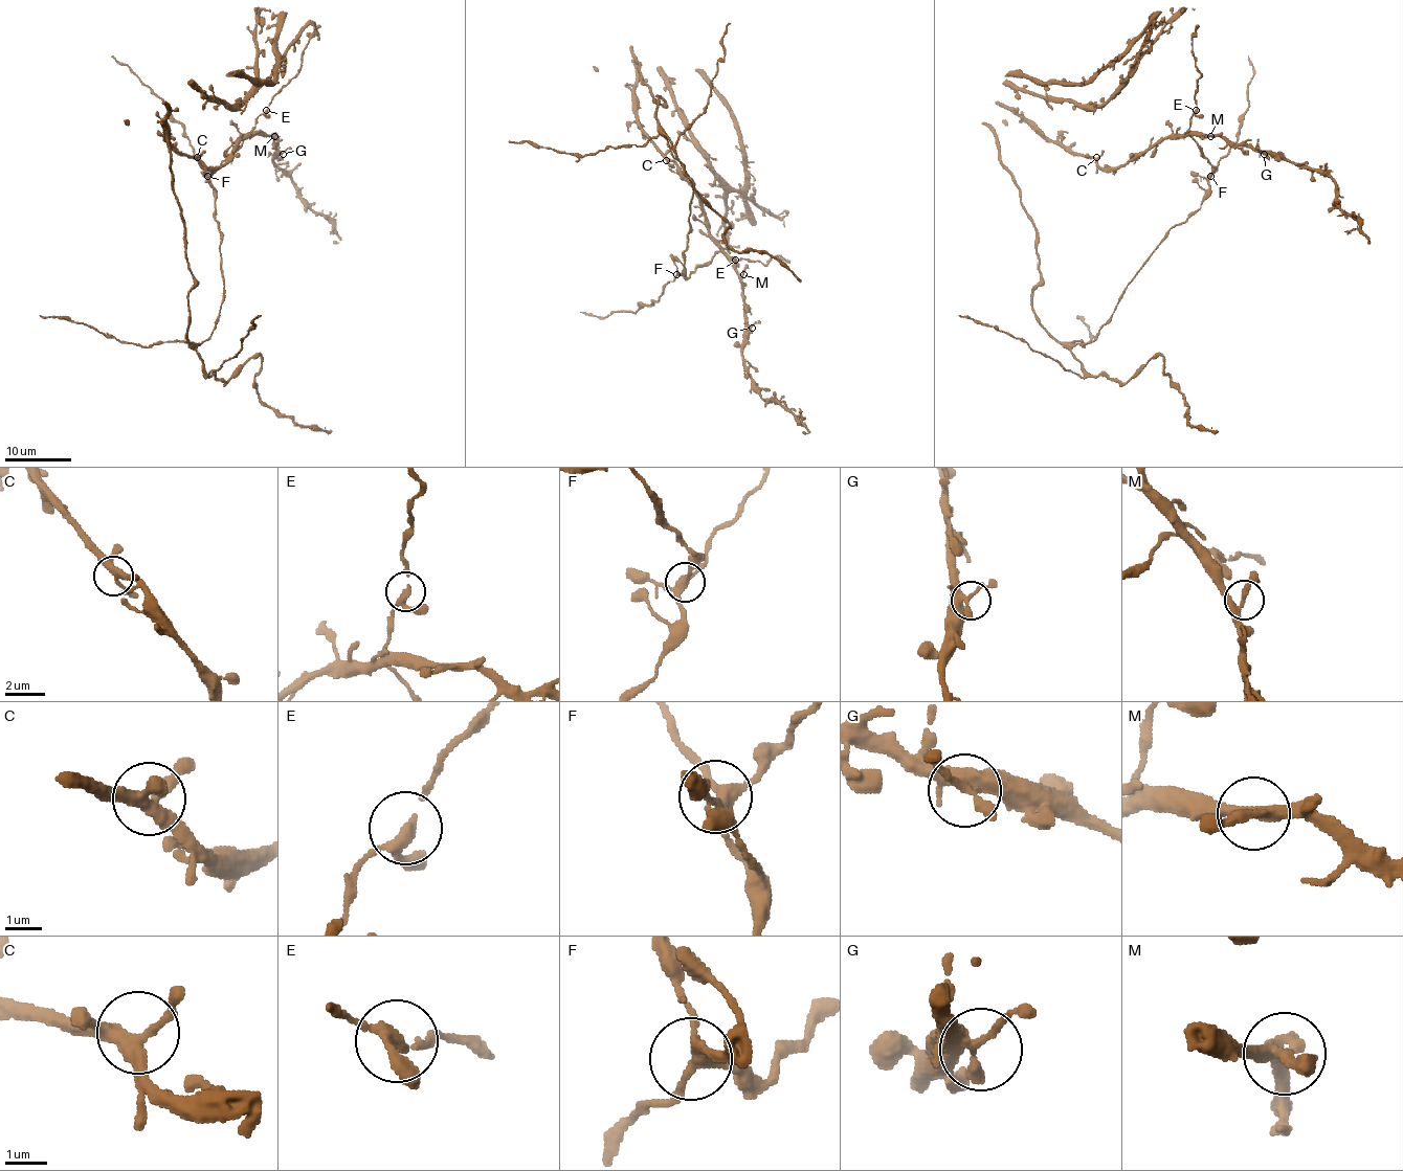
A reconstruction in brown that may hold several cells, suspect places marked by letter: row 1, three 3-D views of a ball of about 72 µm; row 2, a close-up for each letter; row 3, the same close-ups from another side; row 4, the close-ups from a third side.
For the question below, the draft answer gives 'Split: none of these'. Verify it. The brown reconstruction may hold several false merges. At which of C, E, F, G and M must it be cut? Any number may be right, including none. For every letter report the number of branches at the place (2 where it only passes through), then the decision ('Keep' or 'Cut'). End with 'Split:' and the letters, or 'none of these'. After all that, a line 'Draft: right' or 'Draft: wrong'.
C: Branches: 4. Keep
E: Branches: 3. Keep
F: Branches: 4. Keep
G: Branches: 5. Keep
M: Branches: 3. Keep
Split: none of these
Draft: right

